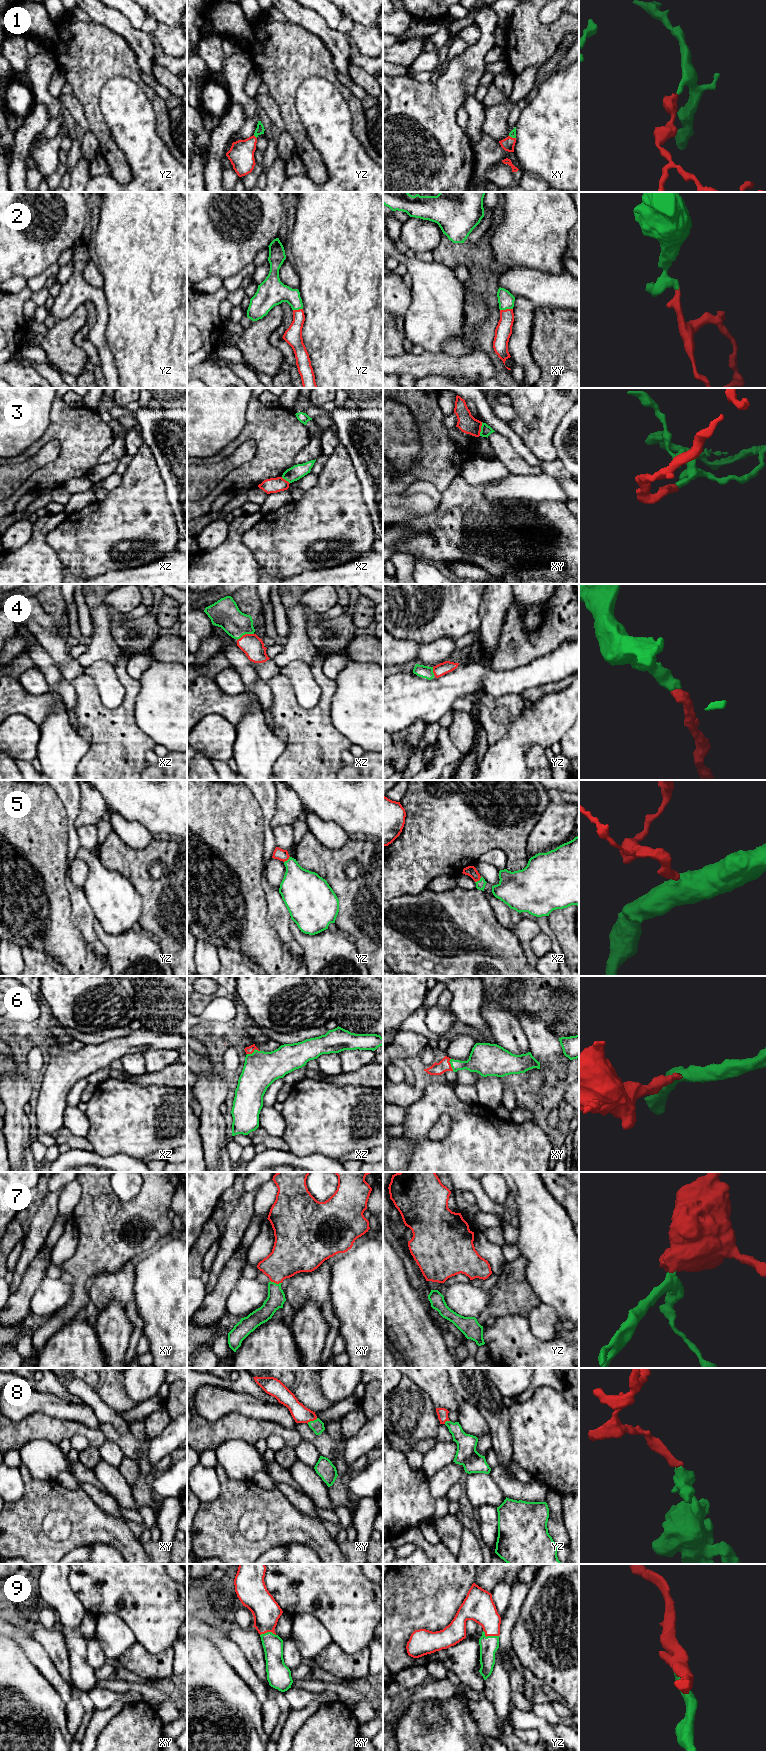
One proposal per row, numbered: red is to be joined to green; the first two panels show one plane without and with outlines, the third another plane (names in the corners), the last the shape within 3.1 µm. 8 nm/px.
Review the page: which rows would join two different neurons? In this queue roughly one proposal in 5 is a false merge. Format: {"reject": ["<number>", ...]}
{"reject": ["3"]}

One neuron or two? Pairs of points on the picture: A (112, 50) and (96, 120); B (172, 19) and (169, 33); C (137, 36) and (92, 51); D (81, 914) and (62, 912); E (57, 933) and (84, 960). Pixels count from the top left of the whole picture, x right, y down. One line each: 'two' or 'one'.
A: one
B: two
C: two
D: two
E: one

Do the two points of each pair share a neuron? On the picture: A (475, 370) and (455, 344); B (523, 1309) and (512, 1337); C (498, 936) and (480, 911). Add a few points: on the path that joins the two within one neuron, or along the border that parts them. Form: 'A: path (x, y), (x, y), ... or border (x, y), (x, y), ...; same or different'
A: border (472, 352), (462, 356), (449, 356), (443, 353); different
B: border (508, 1314), (521, 1314), (527, 1317); different
C: path (492, 930), (480, 917); same

